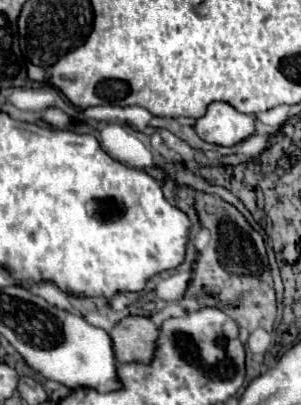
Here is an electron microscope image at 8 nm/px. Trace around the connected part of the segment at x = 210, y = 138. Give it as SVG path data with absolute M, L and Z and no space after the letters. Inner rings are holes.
M211 102L207 114L197 120L195 132L199 138L219 146L235 146L251 136L255 130L255 118L237 112L225 102Z

